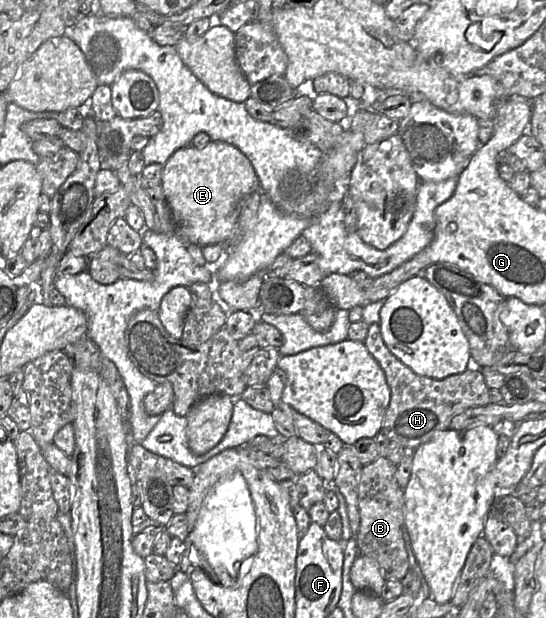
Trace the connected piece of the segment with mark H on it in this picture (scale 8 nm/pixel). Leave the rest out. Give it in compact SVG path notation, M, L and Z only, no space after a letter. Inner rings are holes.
M378 323L369 325L363 341L370 354L385 373L390 388L390 402L380 432L390 441L400 442L405 448L416 449L430 441L438 432L449 429L451 420L463 411L490 404L489 388L479 368L469 360L468 369L444 379L420 376L403 364L385 345Z

